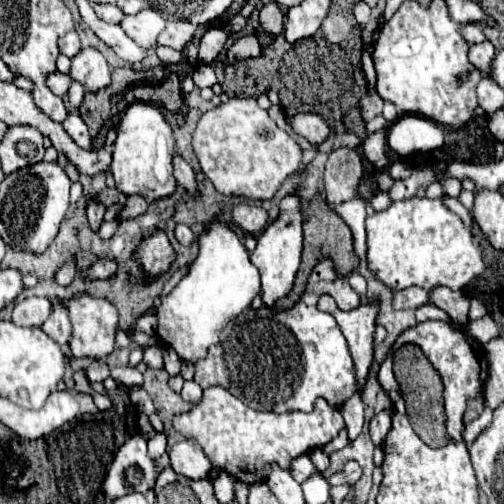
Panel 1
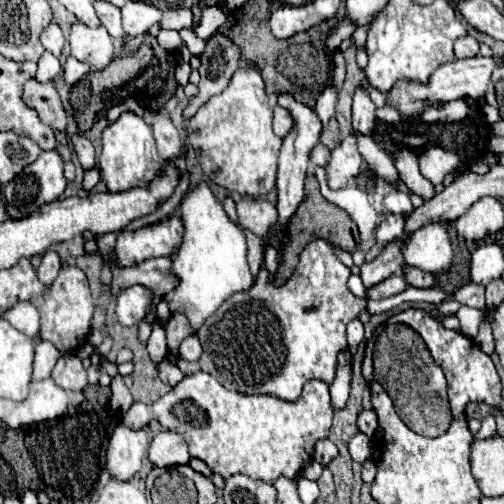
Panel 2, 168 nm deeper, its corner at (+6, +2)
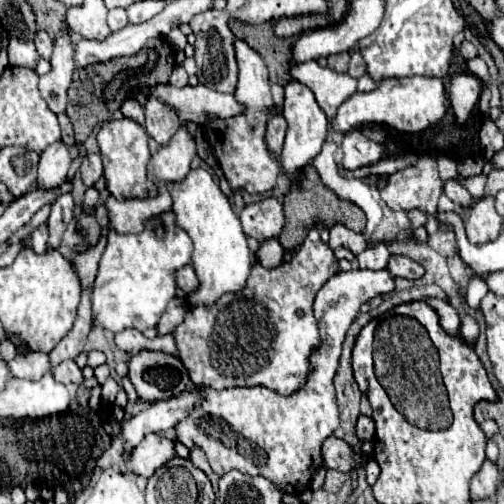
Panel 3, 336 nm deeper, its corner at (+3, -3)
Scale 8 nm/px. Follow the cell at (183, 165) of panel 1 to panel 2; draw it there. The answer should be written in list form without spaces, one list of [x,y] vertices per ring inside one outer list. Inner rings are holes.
[[[155,114],[151,128],[153,128],[153,136],[155,136],[155,142],[157,142],[159,156],[165,162],[169,162],[169,160],[175,162],[181,156],[183,140],[181,140],[179,132],[175,130],[173,122],[169,118],[165,118],[163,114]]]

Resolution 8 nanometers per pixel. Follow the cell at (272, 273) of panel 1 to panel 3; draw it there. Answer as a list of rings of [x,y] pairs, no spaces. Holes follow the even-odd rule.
[[[290,81],[284,89],[286,89],[286,99],[284,99],[282,115],[288,123],[288,131],[286,131],[286,141],[280,155],[280,163],[286,173],[296,175],[302,171],[302,167],[306,167],[320,153],[322,143],[326,141],[326,133],[328,133],[328,119],[324,111],[320,109],[320,105],[316,103],[314,93],[306,85],[302,85],[300,81]]]

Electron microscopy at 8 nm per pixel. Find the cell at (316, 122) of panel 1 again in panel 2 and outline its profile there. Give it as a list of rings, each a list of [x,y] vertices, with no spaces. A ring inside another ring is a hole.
[[[281,106],[273,108],[273,130],[281,138],[285,138],[293,130],[293,116],[287,108],[281,108]]]

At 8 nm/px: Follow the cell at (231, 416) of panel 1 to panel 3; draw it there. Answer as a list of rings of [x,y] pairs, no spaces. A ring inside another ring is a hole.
[[[352,269],[348,273],[336,273],[332,275],[322,289],[316,293],[314,299],[314,317],[318,321],[320,329],[320,349],[312,353],[310,365],[312,373],[308,375],[308,381],[292,395],[276,395],[276,391],[270,391],[266,387],[232,387],[232,389],[208,389],[208,395],[204,399],[204,405],[196,411],[190,413],[186,421],[180,421],[176,425],[176,437],[180,443],[184,443],[188,449],[192,445],[202,447],[202,451],[208,457],[208,463],[214,473],[224,475],[230,469],[238,469],[242,473],[250,475],[262,475],[270,479],[278,489],[282,489],[288,495],[302,495],[310,487],[312,475],[322,467],[322,455],[320,447],[326,437],[332,435],[332,431],[338,427],[338,407],[336,407],[336,397],[334,397],[334,373],[338,369],[338,359],[340,359],[340,349],[344,343],[344,335],[352,321],[356,319],[362,303],[370,301],[376,295],[386,295],[394,289],[394,279],[386,269],[372,271],[372,269]]]

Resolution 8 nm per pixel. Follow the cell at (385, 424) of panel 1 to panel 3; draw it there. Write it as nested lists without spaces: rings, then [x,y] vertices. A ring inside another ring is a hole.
[[[360,415],[356,423],[356,435],[360,441],[374,441],[374,421],[366,415]]]

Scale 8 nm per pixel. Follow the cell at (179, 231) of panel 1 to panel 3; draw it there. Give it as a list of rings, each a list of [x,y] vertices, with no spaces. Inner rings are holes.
[[[166,211],[162,215],[156,215],[152,219],[148,219],[144,223],[144,231],[142,233],[116,233],[114,229],[108,231],[108,243],[104,249],[104,255],[100,259],[100,269],[96,275],[96,283],[92,289],[92,315],[94,319],[108,331],[118,333],[124,331],[128,327],[138,329],[138,331],[146,331],[148,327],[154,327],[162,313],[166,311],[168,301],[176,295],[176,271],[182,269],[184,265],[190,263],[192,257],[192,241],[190,237],[176,225],[174,221],[174,213]]]

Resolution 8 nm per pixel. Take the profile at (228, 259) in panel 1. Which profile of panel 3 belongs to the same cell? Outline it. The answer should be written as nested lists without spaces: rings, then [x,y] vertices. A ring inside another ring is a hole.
[[[198,167],[198,169],[192,169],[182,181],[166,183],[166,187],[174,201],[172,209],[176,215],[176,225],[184,229],[194,243],[192,265],[198,273],[200,287],[198,291],[188,295],[188,303],[192,307],[196,305],[210,307],[224,293],[244,289],[254,263],[254,255],[248,249],[246,235],[242,231],[238,215],[232,211],[228,197],[220,191],[214,177],[206,169]]]

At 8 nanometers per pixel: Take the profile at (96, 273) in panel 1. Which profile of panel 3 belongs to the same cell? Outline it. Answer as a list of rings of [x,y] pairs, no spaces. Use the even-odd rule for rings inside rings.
[[[186,265],[178,271],[176,275],[176,281],[178,281],[178,287],[184,291],[184,293],[192,293],[198,289],[198,277],[196,277],[196,271],[192,269],[192,265]]]

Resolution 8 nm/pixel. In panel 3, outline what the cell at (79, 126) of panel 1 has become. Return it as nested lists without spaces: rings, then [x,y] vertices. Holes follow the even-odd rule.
[[[88,153],[80,165],[80,175],[82,183],[86,187],[92,187],[100,177],[102,177],[102,161],[98,153]]]

